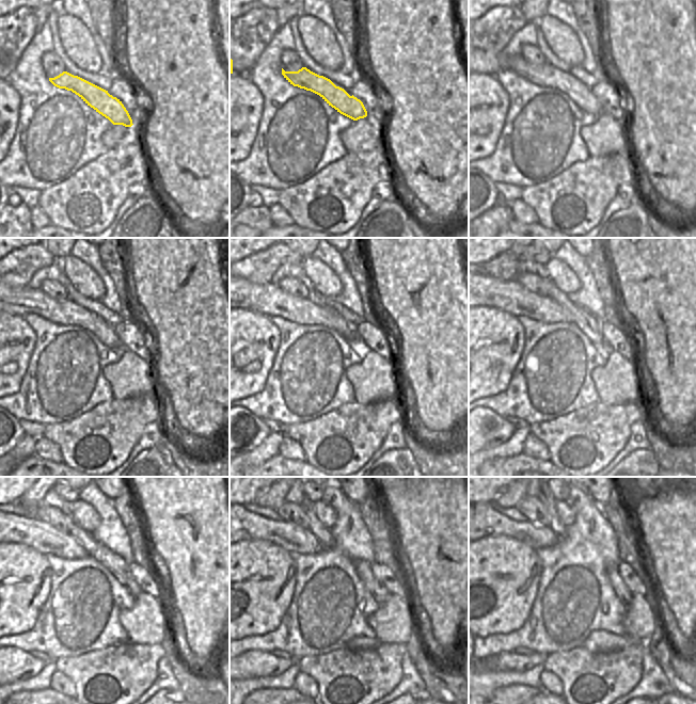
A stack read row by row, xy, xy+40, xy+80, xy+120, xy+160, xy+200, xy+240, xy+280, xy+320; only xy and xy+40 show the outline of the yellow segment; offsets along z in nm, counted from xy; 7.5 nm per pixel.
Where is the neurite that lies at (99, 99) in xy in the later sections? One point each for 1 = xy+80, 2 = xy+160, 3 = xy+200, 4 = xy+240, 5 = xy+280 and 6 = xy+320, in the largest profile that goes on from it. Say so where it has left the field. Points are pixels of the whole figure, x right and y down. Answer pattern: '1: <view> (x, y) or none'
1: xy+80 (490, 63)
2: xy+160 (269, 300)
3: xy+200 (508, 296)
4: xy+240 (30, 531)
5: xy+280 (251, 527)
6: xy+320 (490, 523)

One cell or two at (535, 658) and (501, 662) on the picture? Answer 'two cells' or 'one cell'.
one cell

